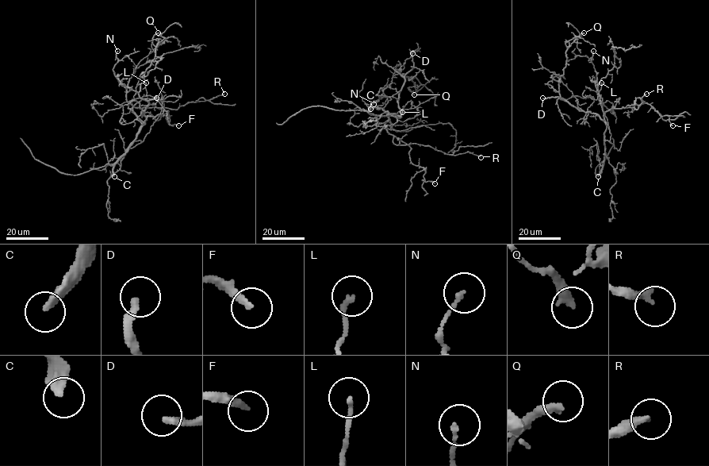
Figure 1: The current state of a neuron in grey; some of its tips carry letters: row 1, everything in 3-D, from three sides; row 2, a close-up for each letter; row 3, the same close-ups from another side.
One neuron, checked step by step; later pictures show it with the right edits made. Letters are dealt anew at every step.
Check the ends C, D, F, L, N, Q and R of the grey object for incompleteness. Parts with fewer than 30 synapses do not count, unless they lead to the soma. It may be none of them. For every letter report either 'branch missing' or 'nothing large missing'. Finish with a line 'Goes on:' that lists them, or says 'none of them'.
C: branch missing
D: branch missing
F: nothing large missing
L: nothing large missing
N: nothing large missing
Q: nothing large missing
R: nothing large missing
Goes on: C, D

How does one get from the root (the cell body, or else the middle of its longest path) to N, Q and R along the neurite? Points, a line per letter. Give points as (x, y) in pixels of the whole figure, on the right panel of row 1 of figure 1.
N: (604, 120), (604, 112), (598, 98), (596, 72), (592, 62), (593, 51)
Q: (604, 120), (596, 113), (580, 111), (559, 94), (558, 82), (565, 66), (565, 51), (584, 32)
R: (604, 120), (604, 113), (611, 109), (622, 107), (637, 109), (645, 101), (641, 98), (646, 94)

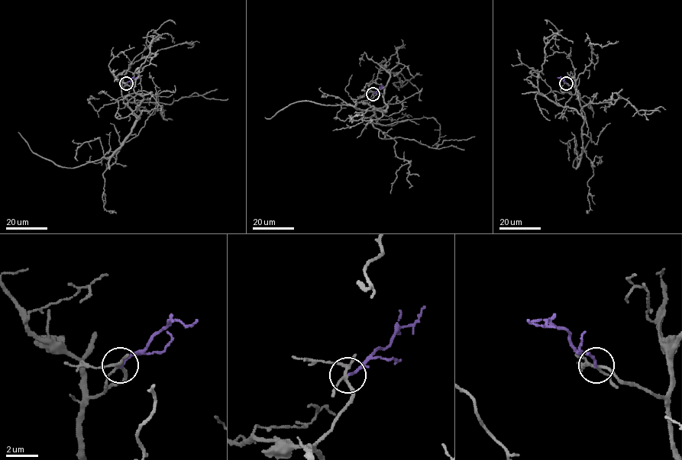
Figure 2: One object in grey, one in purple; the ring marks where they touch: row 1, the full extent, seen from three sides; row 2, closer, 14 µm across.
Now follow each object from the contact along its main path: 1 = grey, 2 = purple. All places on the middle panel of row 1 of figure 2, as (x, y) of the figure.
1: (373, 94), (368, 104), (384, 111), (305, 101), (291, 104), (270, 118), (264, 117)
2: (373, 94), (383, 85)

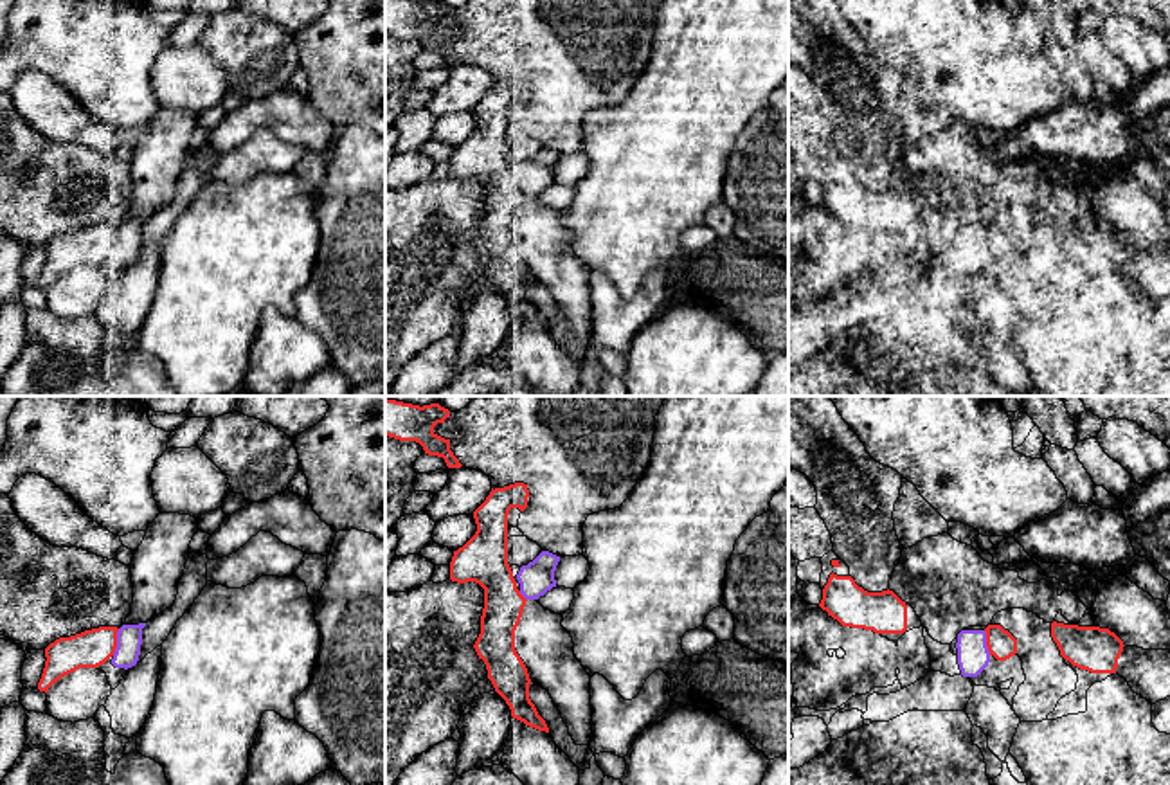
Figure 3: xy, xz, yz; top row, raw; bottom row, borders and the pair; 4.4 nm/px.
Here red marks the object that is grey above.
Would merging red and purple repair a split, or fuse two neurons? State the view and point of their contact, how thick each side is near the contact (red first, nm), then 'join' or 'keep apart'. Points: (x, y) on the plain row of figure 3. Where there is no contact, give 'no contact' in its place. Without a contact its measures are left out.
meets red in xy at (116, 238); 170 nm thick on the red side, 110 nm on the other; keep apart

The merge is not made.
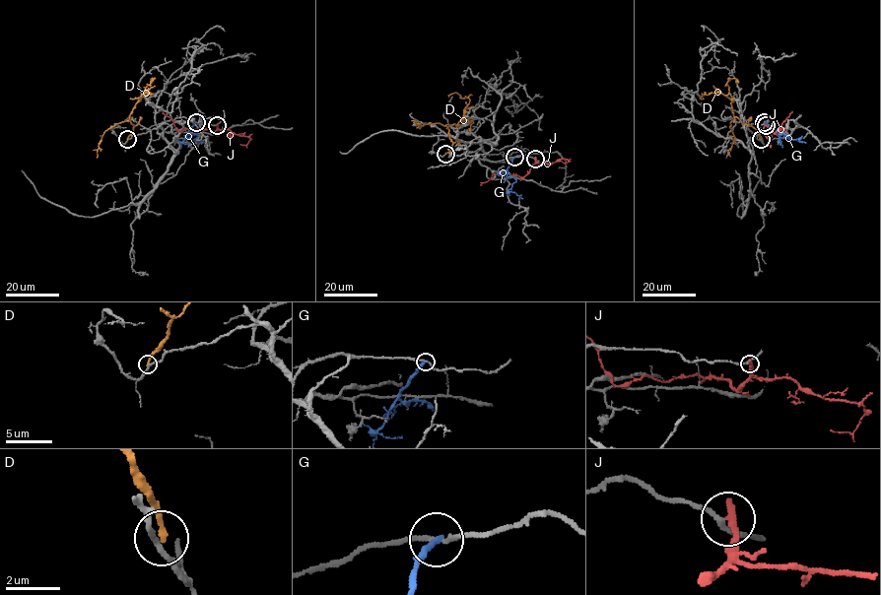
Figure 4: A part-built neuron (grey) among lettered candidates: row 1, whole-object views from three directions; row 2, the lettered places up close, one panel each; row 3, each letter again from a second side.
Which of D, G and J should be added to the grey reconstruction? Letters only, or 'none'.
none

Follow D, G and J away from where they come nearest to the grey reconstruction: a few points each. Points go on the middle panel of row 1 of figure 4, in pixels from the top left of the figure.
D: (445, 154), (452, 144), (447, 127), (456, 124), (463, 117), (470, 101), (455, 93), (448, 97)
G: (514, 157), (507, 170), (516, 181), (508, 191), (523, 199)
J: (535, 159), (535, 163), (523, 176), (497, 171), (480, 185)

